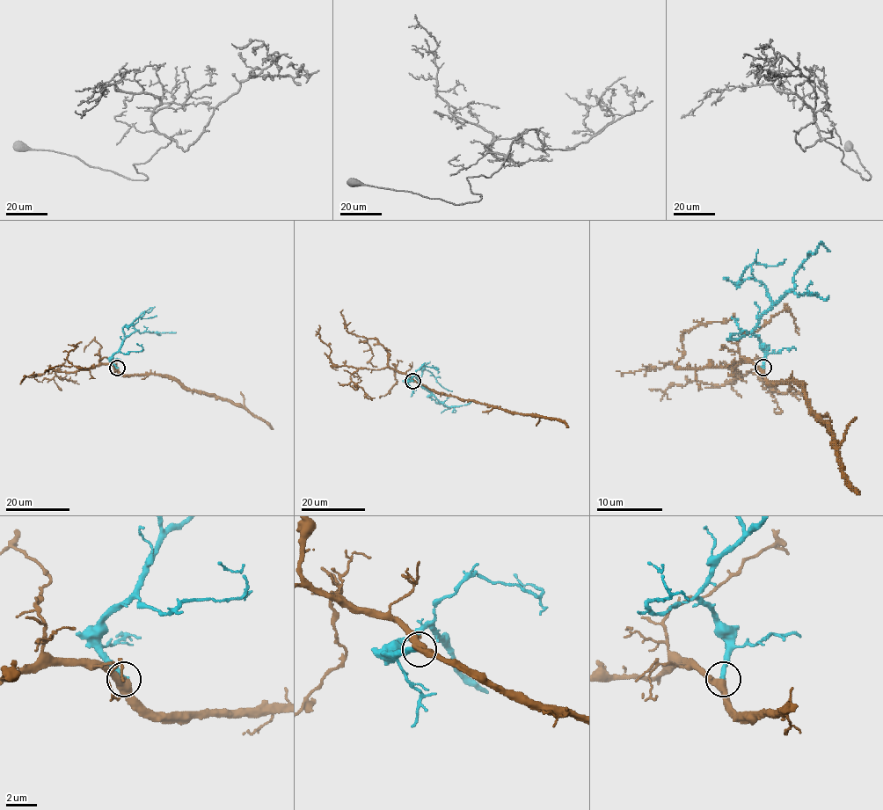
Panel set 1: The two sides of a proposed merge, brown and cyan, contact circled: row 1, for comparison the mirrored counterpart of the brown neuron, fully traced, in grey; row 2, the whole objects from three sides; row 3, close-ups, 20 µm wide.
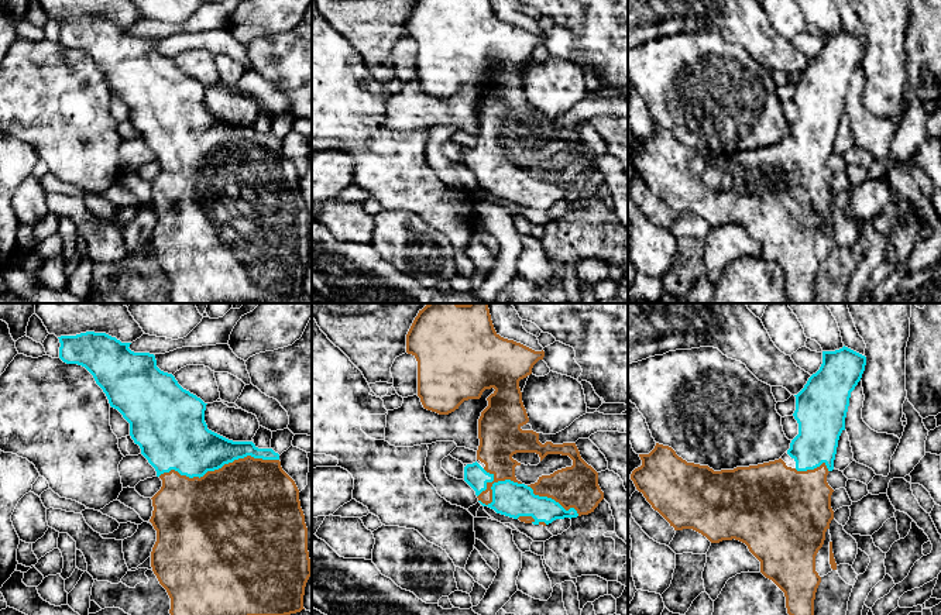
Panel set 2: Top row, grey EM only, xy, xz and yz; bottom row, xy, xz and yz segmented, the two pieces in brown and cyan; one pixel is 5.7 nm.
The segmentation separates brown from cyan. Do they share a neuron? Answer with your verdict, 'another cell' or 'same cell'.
same cell

